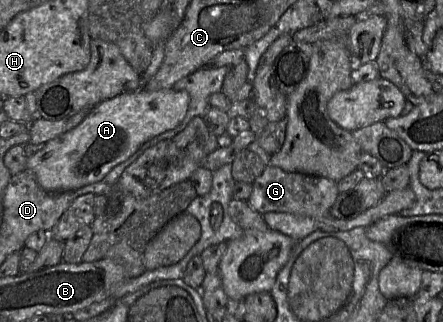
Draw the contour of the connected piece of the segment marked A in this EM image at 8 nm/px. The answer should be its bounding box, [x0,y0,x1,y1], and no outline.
[27,88,188,192]

